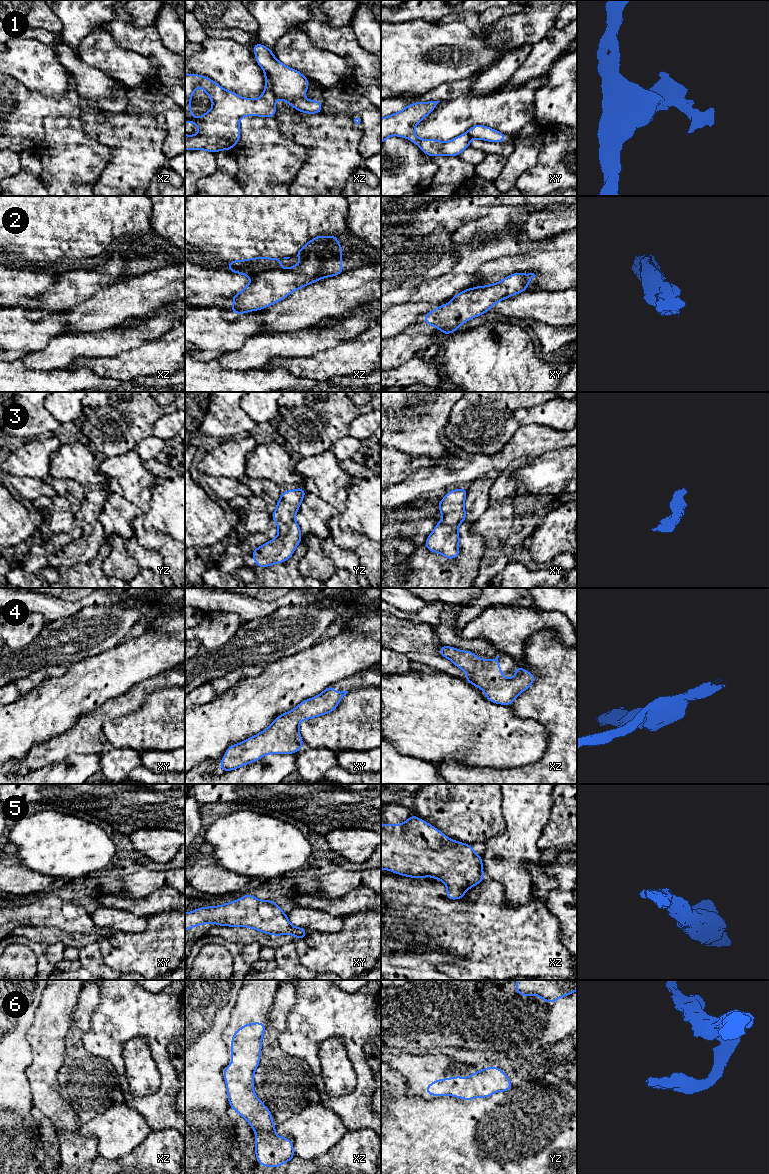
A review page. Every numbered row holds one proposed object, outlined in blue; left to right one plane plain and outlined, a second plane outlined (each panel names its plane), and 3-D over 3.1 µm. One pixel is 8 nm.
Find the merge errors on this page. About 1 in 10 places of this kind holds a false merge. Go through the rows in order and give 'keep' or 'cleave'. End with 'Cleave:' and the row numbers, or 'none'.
1: cleave
2: keep
3: keep
4: keep
5: keep
6: keep
Cleave: 1

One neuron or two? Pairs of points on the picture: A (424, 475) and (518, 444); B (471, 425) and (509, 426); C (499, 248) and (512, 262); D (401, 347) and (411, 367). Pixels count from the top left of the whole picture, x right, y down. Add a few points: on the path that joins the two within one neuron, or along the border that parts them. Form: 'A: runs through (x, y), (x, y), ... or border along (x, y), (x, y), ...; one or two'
A: runs through (447, 475), (479, 465), (495, 464); one
B: runs through (480, 425), (500, 425); one
C: border along (529, 250), (514, 255), (500, 256), (484, 264); two
D: border along (431, 359), (413, 357), (391, 370); two

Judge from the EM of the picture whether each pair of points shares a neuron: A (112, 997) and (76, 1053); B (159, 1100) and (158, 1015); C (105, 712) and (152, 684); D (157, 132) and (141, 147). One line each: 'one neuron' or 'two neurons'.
A: two neurons
B: one neuron
C: one neuron
D: one neuron

